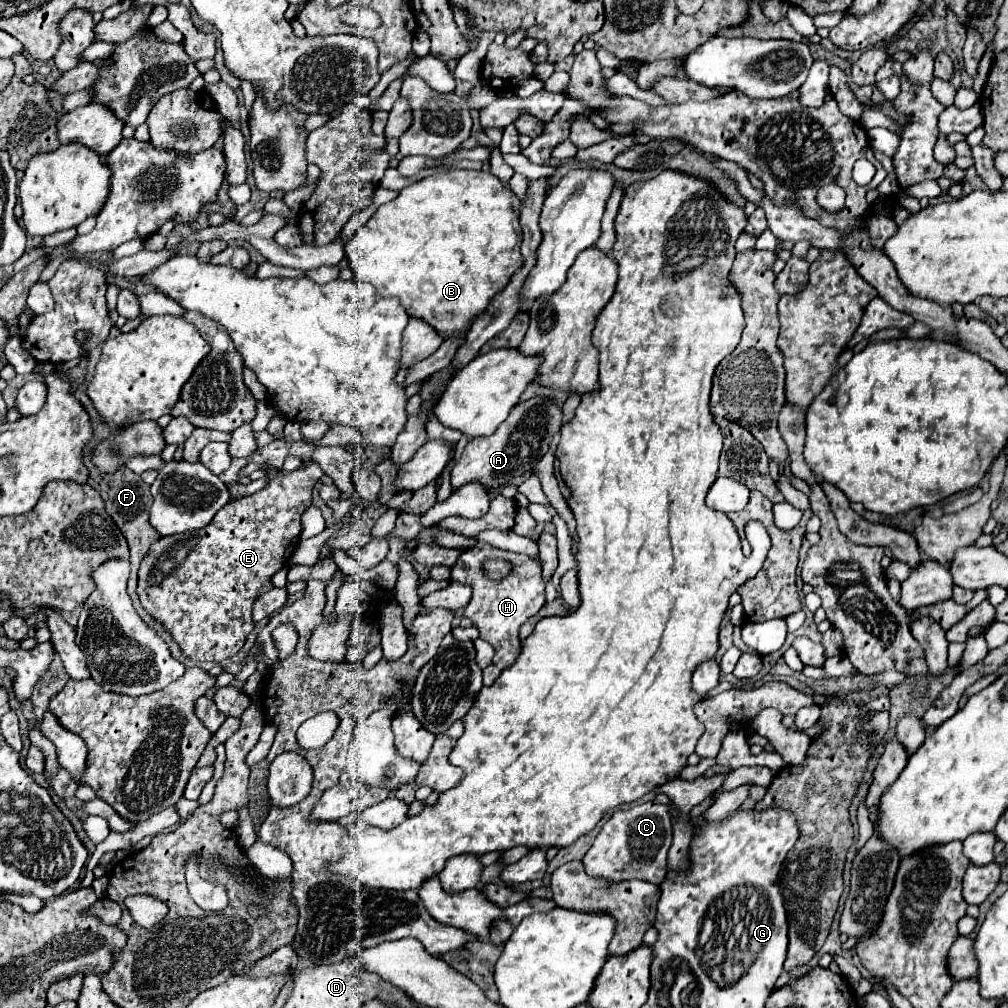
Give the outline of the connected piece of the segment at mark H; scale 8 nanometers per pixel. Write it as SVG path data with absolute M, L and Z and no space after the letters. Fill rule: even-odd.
M476 544L468 550L464 550L460 554L460 558L456 560L456 564L450 570L450 580L452 582L460 582L460 584L468 584L472 586L472 598L474 598L474 608L466 608L464 610L464 618L472 620L474 626L480 630L480 638L490 642L496 650L494 660L488 668L484 668L484 686L490 686L506 668L510 668L518 654L520 654L520 640L518 640L518 630L520 626L532 618L534 614L538 614L538 610L544 606L546 598L544 598L544 584L542 584L542 564L540 560L526 556L526 554L516 554L516 552L508 552L508 550L500 550L500 548L492 548L490 544ZM486 558L502 558L502 560L510 560L514 564L512 574L500 582L488 582L482 576L482 562Z

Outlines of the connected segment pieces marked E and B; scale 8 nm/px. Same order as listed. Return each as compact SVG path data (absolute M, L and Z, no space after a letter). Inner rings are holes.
M318 464L294 472L274 472L266 468L270 482L256 494L228 502L216 518L200 530L164 536L152 544L138 570L138 596L146 612L158 618L174 636L190 660L218 662L232 658L252 632L252 604L256 596L272 590L270 578L288 562L302 531L301 518L312 506L312 488L322 478Z
M456 168L456 170L448 170L448 172L440 172L440 174L422 178L418 182L402 188L400 194L392 202L382 204L372 214L372 218L362 228L358 228L358 232L346 244L346 254L350 258L350 268L354 272L354 282L370 282L376 288L376 294L380 294L380 296L398 296L400 304L406 308L408 314L424 318L428 324L432 324L436 328L436 332L440 332L444 336L460 334L466 328L470 328L472 318L486 310L492 296L496 292L500 292L508 284L512 274L522 266L522 254L520 254L522 228L520 228L520 222L518 222L520 204L522 204L520 198L508 186L504 186L490 170L458 170Z

